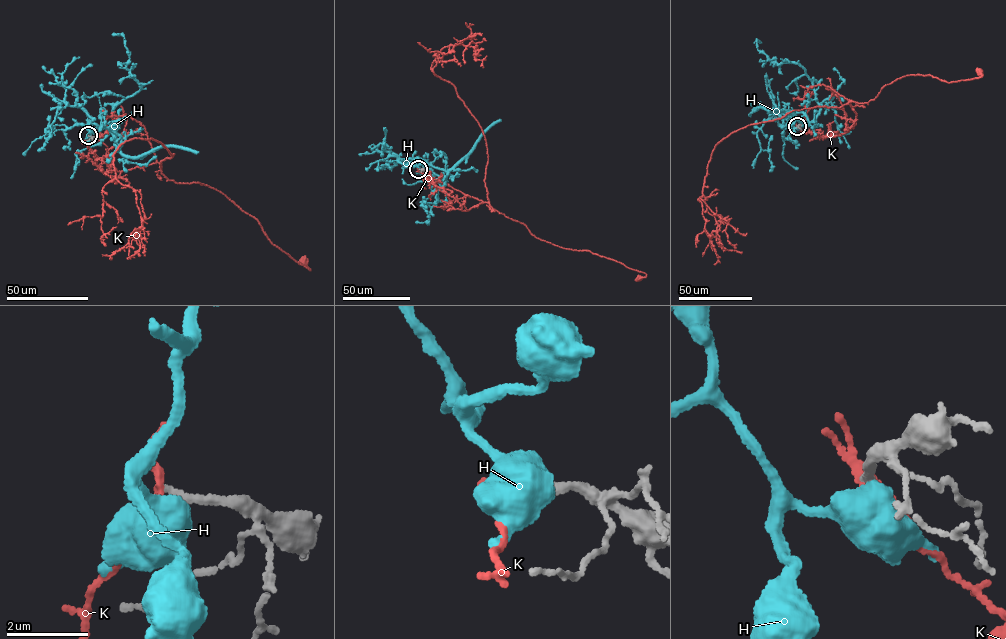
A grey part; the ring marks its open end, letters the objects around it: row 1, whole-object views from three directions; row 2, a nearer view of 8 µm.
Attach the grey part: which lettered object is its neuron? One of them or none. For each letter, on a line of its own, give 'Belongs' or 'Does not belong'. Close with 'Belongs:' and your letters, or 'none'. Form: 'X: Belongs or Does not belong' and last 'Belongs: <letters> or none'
H: Does not belong
K: Does not belong
Belongs: none

